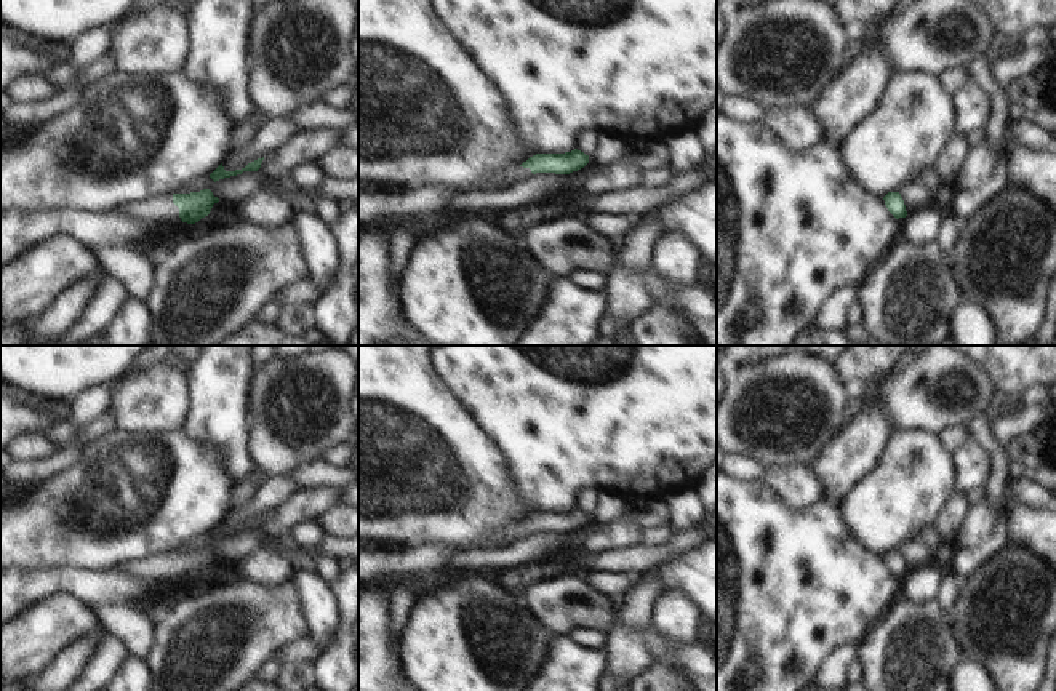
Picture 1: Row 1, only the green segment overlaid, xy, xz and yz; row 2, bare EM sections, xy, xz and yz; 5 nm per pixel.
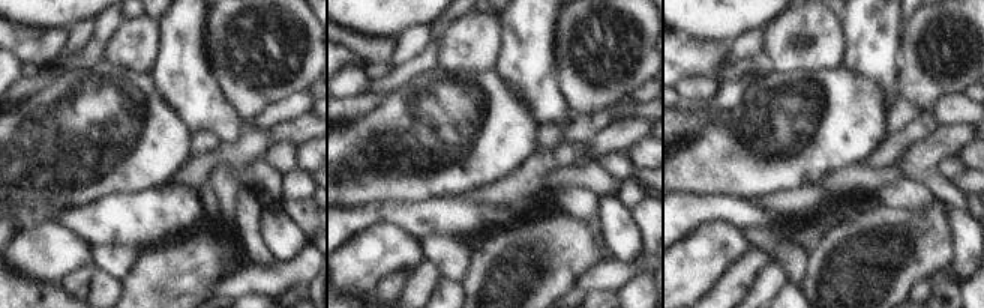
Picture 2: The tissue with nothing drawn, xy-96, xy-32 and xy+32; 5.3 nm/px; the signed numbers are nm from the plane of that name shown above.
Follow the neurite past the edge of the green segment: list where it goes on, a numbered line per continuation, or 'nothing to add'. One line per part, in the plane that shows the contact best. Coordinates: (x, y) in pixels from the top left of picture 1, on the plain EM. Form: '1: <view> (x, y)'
1: xy (159, 568)

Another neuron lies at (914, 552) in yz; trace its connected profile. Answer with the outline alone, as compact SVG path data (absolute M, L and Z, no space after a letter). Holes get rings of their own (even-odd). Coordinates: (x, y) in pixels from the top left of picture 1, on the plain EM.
M909 537L899 547L907 569L914 569L926 561L934 560L934 555L918 537Z

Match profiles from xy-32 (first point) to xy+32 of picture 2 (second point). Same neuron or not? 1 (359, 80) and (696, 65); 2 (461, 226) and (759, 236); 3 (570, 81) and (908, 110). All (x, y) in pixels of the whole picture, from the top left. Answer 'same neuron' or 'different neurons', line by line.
1: different neurons
2: different neurons
3: different neurons

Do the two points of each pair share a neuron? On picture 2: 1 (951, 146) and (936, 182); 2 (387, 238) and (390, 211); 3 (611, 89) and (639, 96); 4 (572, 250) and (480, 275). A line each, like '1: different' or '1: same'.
1: same
2: different
3: different
4: same

